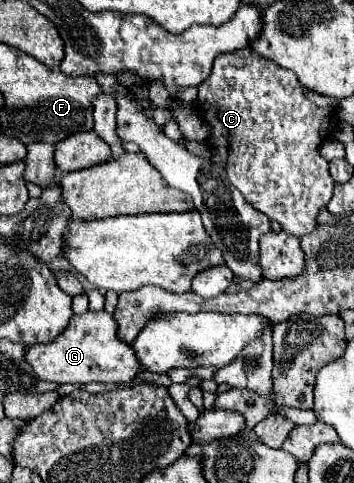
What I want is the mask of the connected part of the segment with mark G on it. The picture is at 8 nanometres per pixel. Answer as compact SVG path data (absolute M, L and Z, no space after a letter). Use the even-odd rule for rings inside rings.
M89 310L81 316L73 316L67 328L53 342L29 346L25 362L33 366L33 372L41 380L55 384L129 384L141 370L141 364L137 362L137 358L133 358L133 350L129 350L129 344L117 338L115 318L105 310Z

